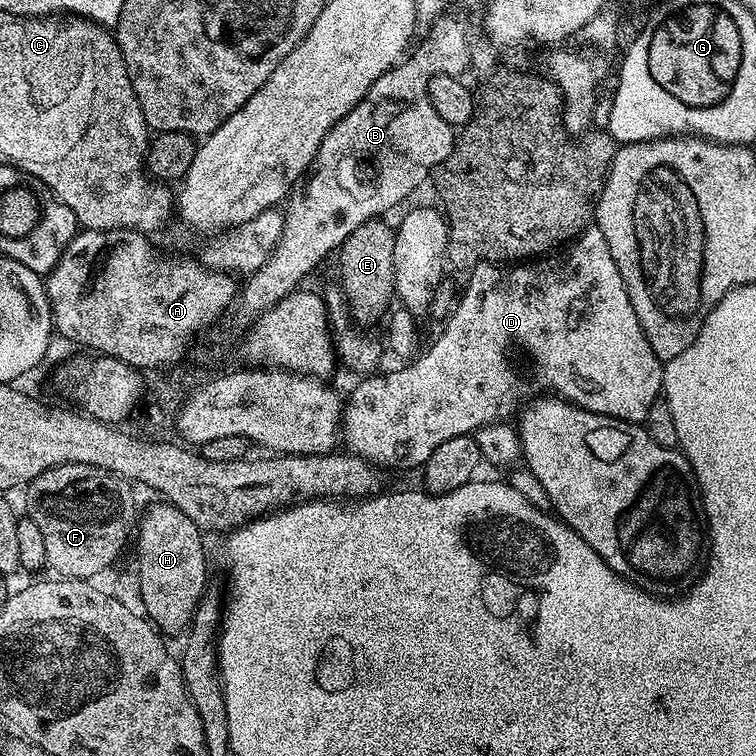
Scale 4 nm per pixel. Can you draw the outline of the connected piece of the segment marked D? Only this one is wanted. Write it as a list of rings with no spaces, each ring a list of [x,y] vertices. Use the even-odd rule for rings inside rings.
[[[595,226],[585,228],[563,250],[545,255],[535,262],[520,262],[515,266],[501,266],[496,262],[480,262],[475,266],[477,268],[473,270],[472,277],[469,278],[468,285],[465,286],[464,293],[460,296],[460,305],[453,310],[448,325],[440,332],[440,337],[424,353],[421,351],[415,359],[408,362],[413,362],[413,364],[408,364],[405,368],[398,369],[397,372],[388,372],[385,376],[380,376],[381,374],[365,375],[361,379],[364,381],[353,390],[352,397],[349,400],[347,397],[342,408],[342,440],[343,443],[344,440],[348,443],[347,451],[351,455],[361,456],[363,460],[368,460],[377,466],[385,466],[384,464],[423,466],[430,458],[430,454],[434,454],[434,450],[438,450],[438,446],[442,446],[442,442],[446,442],[449,438],[475,433],[477,428],[482,428],[485,424],[503,421],[512,411],[512,415],[517,411],[516,399],[519,396],[536,398],[545,390],[551,390],[568,403],[575,404],[577,408],[597,412],[599,416],[614,416],[617,420],[638,425],[643,425],[649,419],[666,387],[666,368],[660,357],[654,354],[654,350],[642,330],[638,314],[634,314],[630,294],[626,294],[622,274],[610,254],[610,246],[600,228]]]

